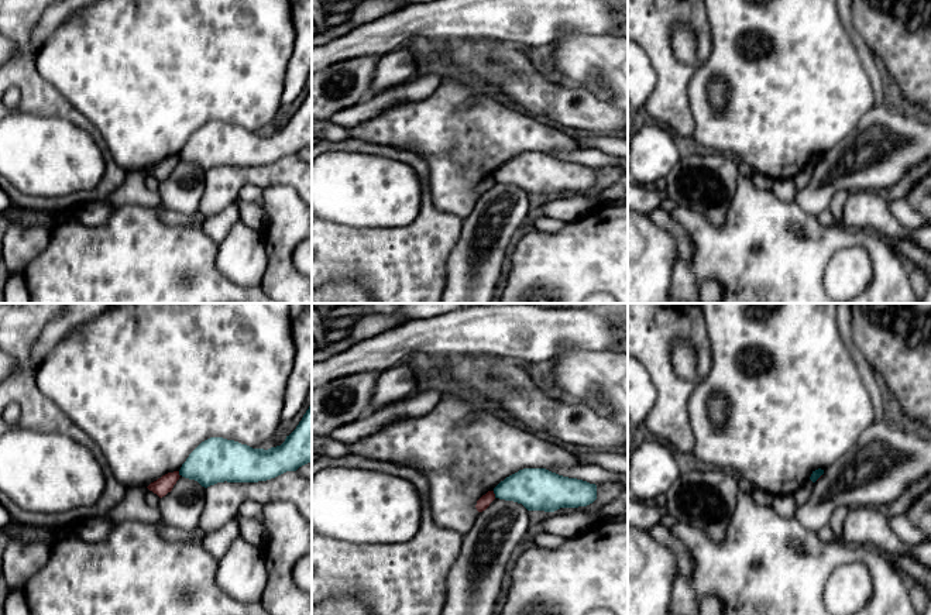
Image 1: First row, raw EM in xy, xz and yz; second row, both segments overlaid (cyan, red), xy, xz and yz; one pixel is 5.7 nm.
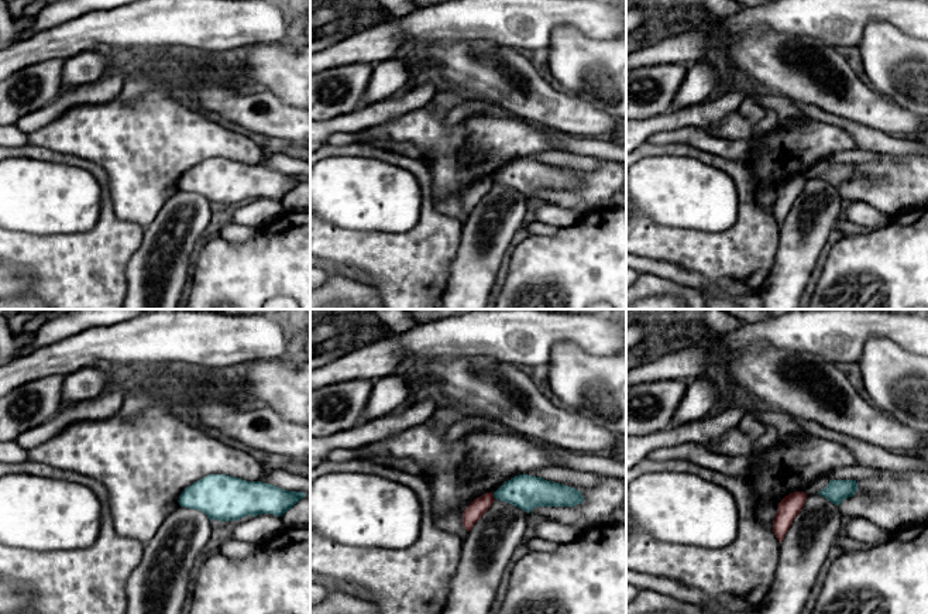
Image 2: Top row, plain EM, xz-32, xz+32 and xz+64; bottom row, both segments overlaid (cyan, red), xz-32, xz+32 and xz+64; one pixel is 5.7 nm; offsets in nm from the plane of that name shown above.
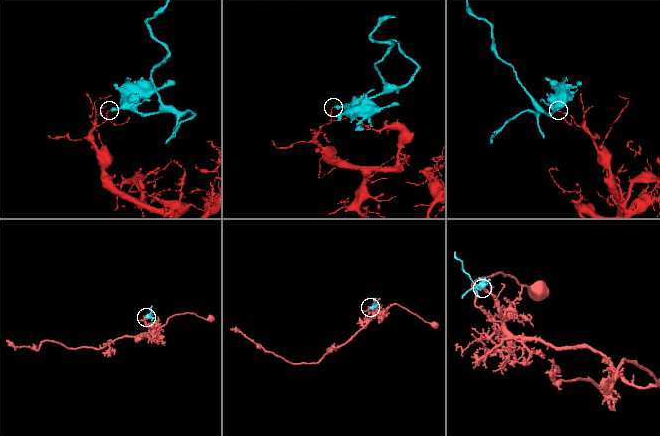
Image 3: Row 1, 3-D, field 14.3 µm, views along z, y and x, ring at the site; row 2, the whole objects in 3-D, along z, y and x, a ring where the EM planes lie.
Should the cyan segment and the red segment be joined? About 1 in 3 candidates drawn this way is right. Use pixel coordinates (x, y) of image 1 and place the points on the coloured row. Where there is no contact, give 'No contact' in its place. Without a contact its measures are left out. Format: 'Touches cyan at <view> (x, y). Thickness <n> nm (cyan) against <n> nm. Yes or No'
Touches cyan at xz (494, 492). Thickness 240 nm (cyan) against 70 nm. No

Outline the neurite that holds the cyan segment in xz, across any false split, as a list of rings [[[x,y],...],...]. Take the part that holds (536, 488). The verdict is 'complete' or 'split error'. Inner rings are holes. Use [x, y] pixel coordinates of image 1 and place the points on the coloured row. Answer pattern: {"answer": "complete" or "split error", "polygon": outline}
{"answer": "complete", "polygon": [[[523,468],[494,488],[495,498],[522,504],[528,511],[554,512],[587,506],[597,499],[597,485],[546,468]]]}

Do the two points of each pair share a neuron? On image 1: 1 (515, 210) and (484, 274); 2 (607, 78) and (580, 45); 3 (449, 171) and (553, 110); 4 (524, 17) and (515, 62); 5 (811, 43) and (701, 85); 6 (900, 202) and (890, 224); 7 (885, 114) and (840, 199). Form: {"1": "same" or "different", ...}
{"1": "same", "2": "same", "3": "different", "4": "different", "5": "same", "6": "different", "7": "different"}

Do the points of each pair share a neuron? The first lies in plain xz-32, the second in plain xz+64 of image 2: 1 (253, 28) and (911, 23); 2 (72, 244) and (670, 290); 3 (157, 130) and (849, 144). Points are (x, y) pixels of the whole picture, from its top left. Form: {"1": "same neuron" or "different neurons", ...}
{"1": "same neuron", "2": "different neurons", "3": "same neuron"}

